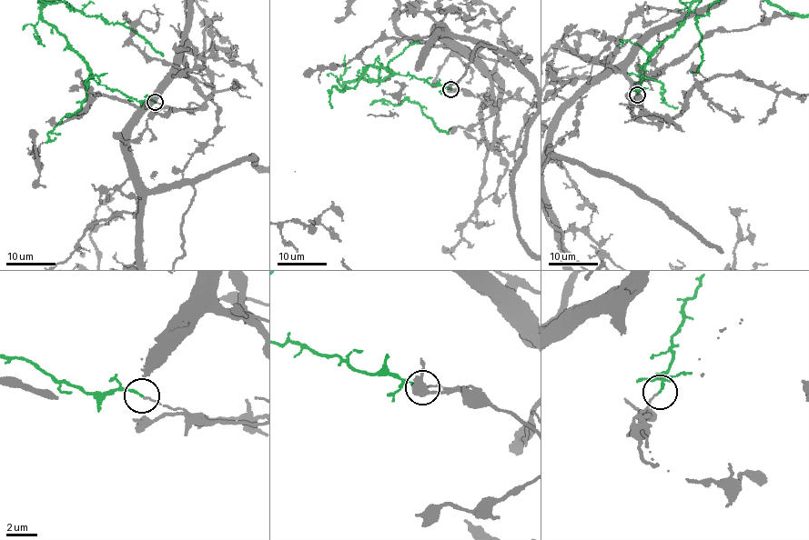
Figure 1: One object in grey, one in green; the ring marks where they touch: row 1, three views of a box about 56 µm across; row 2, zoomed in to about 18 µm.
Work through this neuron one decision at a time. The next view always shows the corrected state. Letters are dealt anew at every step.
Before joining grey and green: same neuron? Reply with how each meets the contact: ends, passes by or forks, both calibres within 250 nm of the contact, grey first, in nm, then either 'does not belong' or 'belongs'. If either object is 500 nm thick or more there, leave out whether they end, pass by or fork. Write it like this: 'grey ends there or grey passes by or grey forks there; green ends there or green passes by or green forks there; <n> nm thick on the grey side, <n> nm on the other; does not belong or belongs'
grey ends there; green ends there; 100 nm thick on the grey side, 160 nm on the other; does not belong

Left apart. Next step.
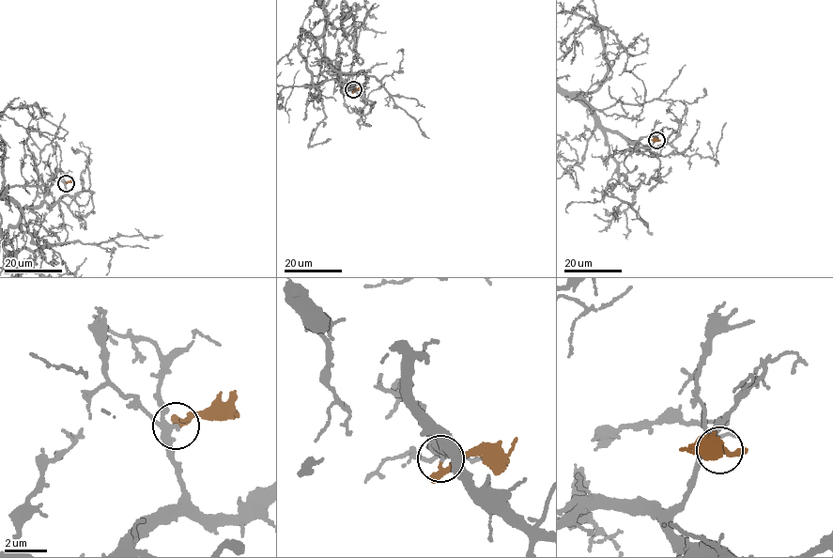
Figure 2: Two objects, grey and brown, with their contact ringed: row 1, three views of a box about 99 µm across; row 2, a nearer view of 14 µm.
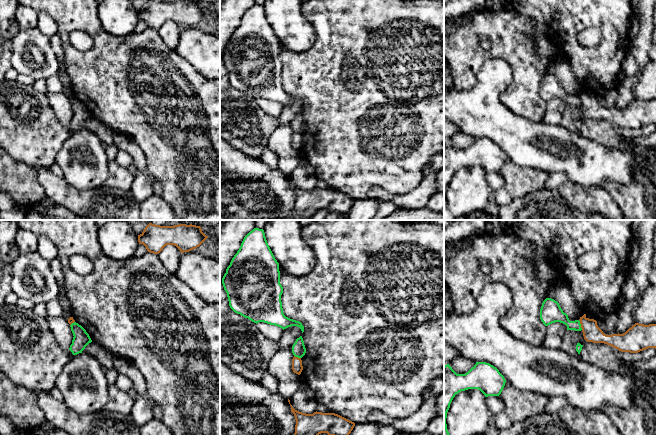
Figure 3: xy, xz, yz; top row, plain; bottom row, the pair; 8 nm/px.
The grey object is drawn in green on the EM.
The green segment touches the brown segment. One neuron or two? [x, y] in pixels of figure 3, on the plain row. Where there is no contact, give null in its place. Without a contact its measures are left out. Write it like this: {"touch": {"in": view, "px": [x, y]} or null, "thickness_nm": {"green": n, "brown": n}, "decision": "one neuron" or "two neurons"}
{"touch": {"in": "yz", "px": [580, 101]}, "thickness_nm": {"green": 160, "brown": 140}, "decision": "two neurons"}

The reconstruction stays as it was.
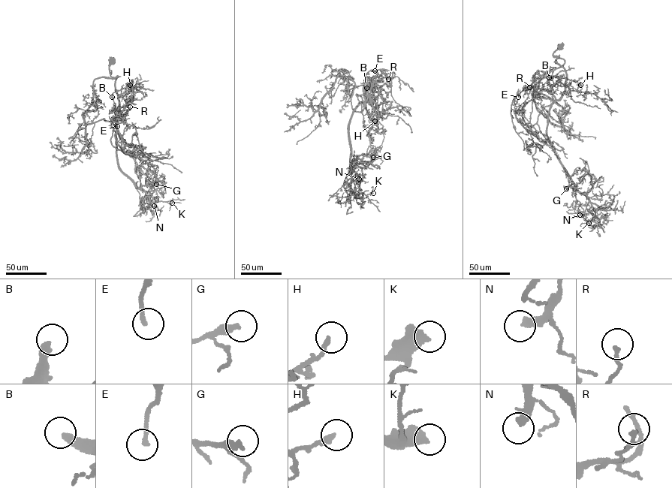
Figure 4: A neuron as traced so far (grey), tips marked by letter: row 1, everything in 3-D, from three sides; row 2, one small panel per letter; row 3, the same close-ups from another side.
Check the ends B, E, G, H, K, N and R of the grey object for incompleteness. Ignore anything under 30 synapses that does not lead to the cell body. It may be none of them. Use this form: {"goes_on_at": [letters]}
{"goes_on_at": ["B", "E", "H"]}

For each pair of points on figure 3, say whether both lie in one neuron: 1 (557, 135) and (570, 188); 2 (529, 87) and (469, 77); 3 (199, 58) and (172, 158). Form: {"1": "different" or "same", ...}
{"1": "different", "2": "same", "3": "different"}

